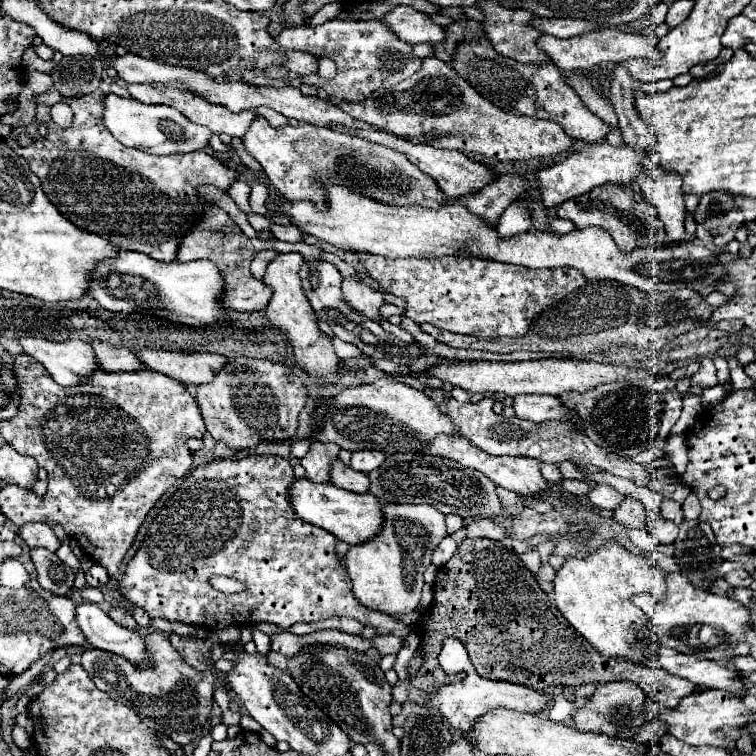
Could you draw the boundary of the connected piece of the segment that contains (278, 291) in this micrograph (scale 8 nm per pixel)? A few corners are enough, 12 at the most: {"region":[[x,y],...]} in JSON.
{"region":[[300,253],[278,255],[266,317],[316,385],[340,385],[340,359],[304,297]]}

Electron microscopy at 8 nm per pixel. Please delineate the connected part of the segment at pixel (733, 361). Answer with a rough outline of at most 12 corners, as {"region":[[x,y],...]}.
{"region":[[736,358],[726,359],[734,390],[752,389],[755,381]]}

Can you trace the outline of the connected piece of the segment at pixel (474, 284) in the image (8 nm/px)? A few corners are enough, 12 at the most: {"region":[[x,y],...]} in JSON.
{"region":[[356,253],[406,317],[524,337],[586,283],[572,267]]}

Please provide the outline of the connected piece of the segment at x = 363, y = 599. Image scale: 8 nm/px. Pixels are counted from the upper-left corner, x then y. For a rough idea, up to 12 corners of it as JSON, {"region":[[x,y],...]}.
{"region":[[384,505],[382,533],[346,555],[352,595],[416,625],[432,505]]}

